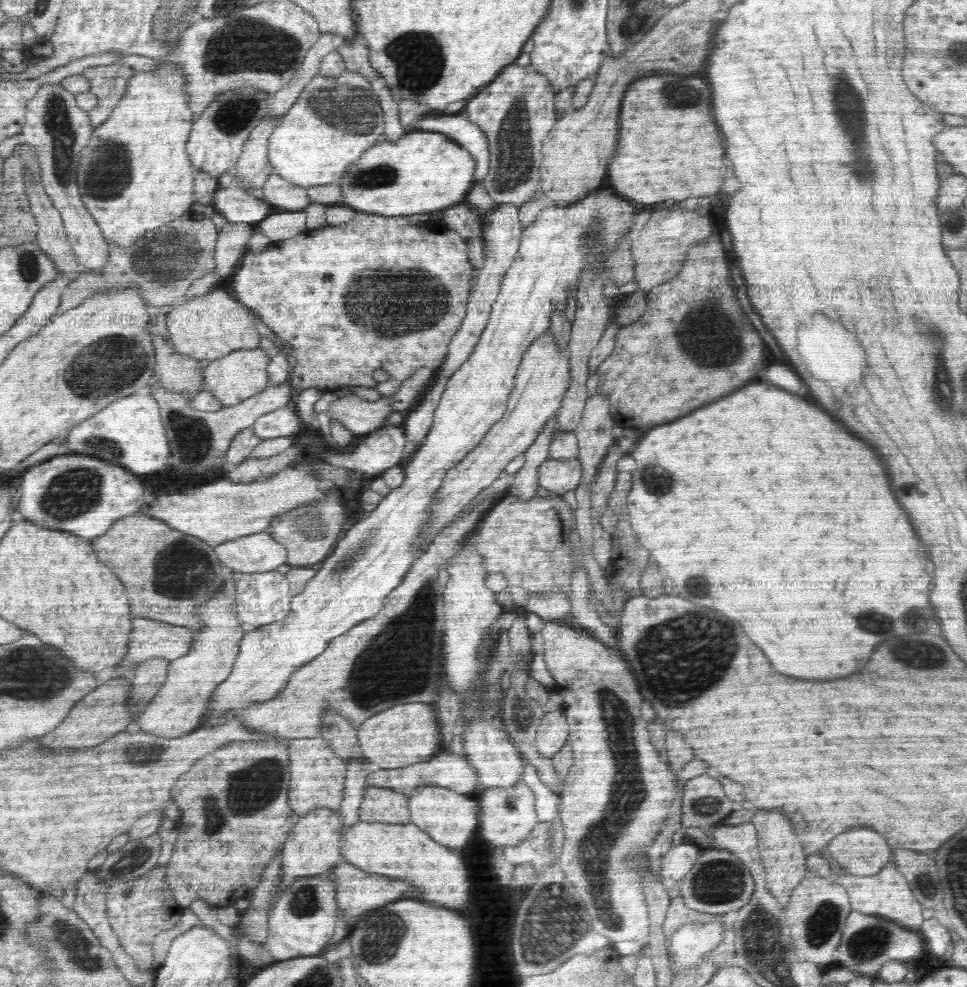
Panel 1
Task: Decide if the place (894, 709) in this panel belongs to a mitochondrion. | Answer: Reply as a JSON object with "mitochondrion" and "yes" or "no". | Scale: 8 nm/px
{"mitochondrion":"no"}

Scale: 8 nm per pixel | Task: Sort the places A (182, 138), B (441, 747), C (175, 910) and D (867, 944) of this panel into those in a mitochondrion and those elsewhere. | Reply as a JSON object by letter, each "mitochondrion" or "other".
{"A":"other","B":"other","C":"other","D":"mitochondrion"}

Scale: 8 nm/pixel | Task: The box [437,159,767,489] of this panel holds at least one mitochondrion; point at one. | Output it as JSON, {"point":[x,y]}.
{"point":[713,339]}

